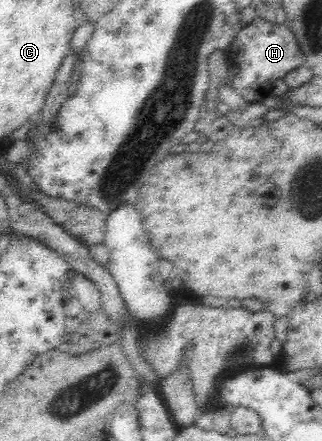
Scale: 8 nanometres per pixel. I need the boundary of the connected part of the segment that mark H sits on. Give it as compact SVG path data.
M258 18L240 30L225 53L232 63L241 68L241 73L230 81L232 88L236 89L248 104L267 97L275 79L282 78L288 72L306 64L306 57L295 35L285 25L272 25Z

